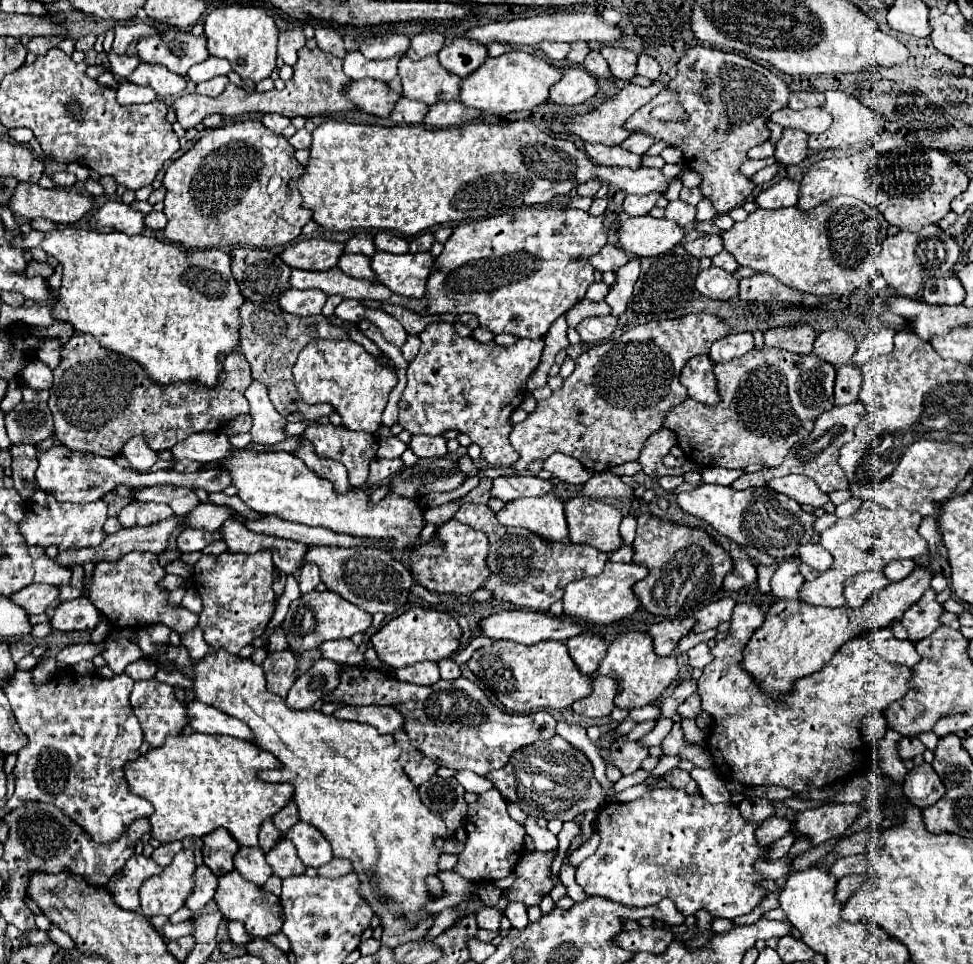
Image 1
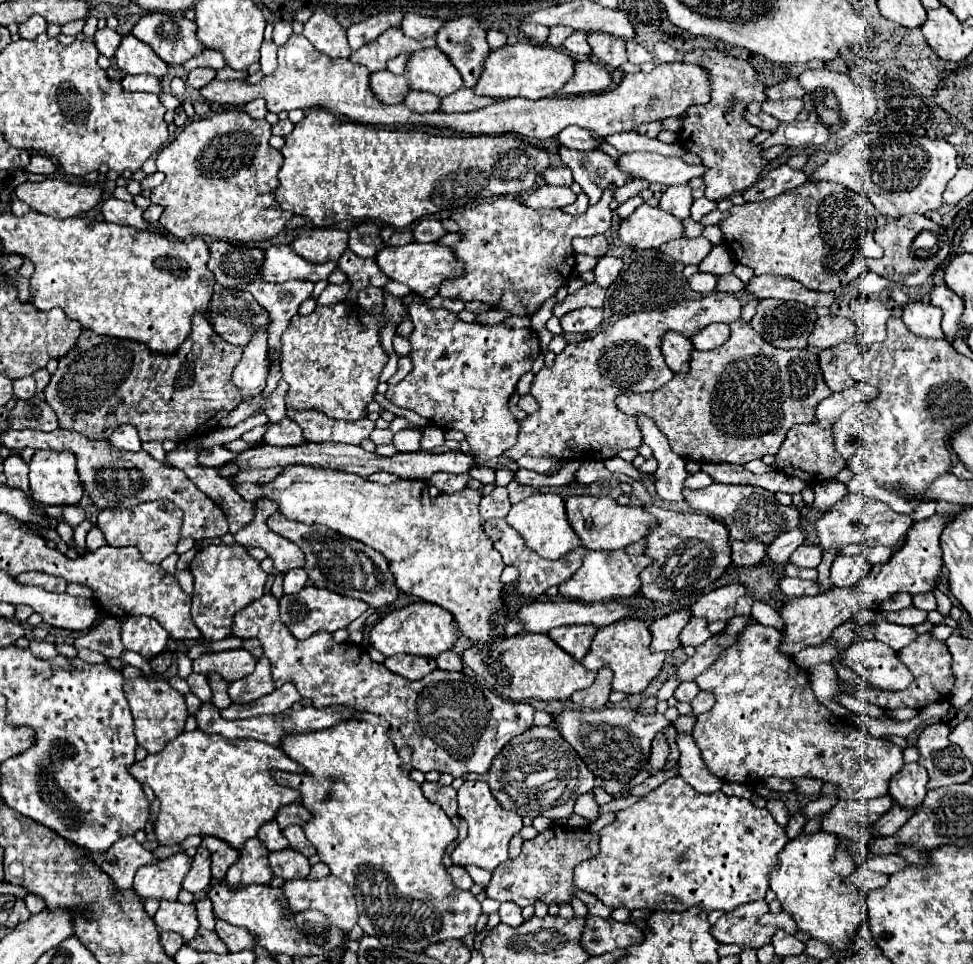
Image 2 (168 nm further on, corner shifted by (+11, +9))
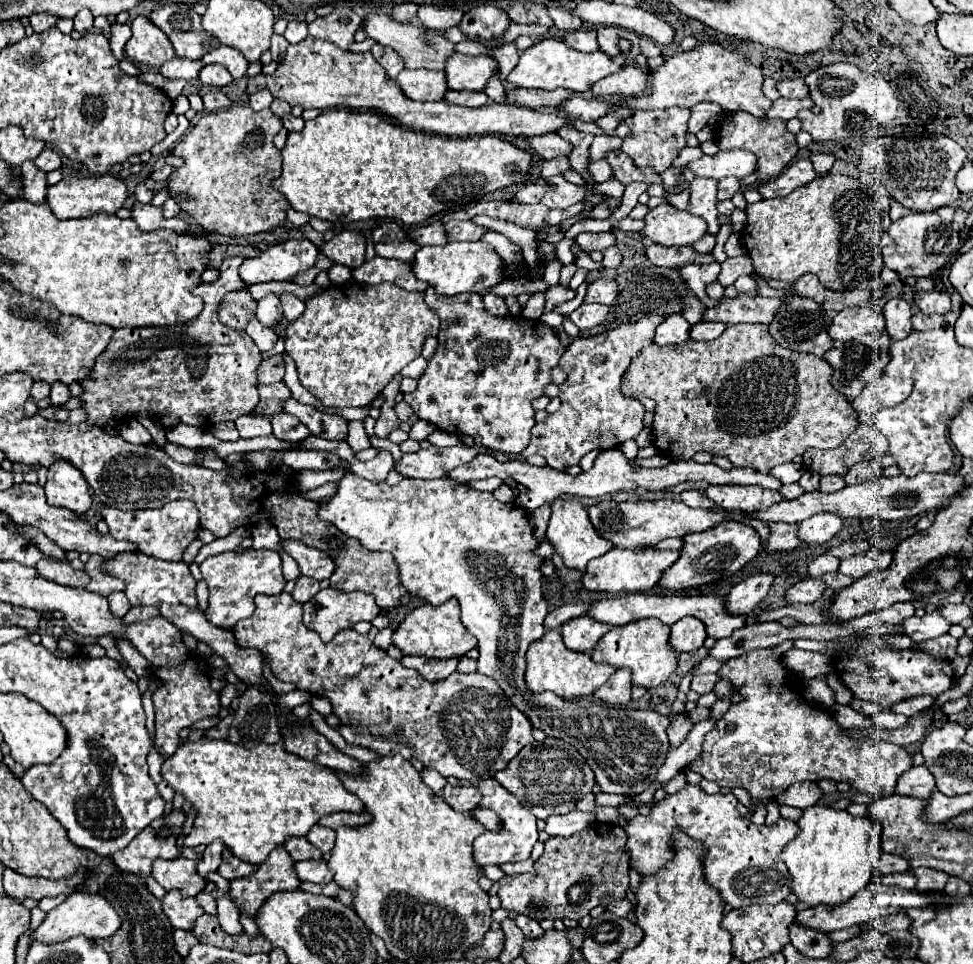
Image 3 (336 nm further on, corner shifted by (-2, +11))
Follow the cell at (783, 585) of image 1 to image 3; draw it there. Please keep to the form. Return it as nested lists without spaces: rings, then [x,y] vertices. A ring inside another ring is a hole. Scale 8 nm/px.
[[[815,514],[809,520],[799,522],[799,538],[805,544],[823,544],[833,538],[843,524],[843,518],[837,514]]]

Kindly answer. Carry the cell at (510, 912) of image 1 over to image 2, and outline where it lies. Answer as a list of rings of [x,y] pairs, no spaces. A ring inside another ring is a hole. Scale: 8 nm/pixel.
[[[500,904],[498,914],[500,914],[500,920],[512,928],[516,928],[524,922],[524,918],[520,914],[520,906],[516,906],[516,904]]]

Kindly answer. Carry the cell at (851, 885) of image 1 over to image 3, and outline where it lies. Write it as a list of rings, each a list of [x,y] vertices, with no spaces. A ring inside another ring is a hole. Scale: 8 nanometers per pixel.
[[[907,872],[880,876],[879,881],[883,882],[883,885],[901,886],[905,890],[913,890],[915,888],[915,878],[911,874],[907,874]]]

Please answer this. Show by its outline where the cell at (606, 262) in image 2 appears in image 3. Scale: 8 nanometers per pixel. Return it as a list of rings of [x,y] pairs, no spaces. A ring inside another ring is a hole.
[[[617,246],[605,250],[603,256],[605,256],[605,258],[603,258],[603,266],[605,266],[605,268],[617,268],[617,266],[621,264],[621,252],[619,252]]]

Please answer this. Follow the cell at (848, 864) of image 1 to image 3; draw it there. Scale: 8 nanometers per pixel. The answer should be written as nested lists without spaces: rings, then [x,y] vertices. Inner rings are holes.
[[[919,866],[919,868],[909,868],[909,872],[917,878],[917,890],[919,892],[935,892],[935,890],[943,890],[945,888],[945,882],[947,882],[947,874],[945,872],[939,872],[939,870],[933,870],[933,868],[925,868],[925,866]]]

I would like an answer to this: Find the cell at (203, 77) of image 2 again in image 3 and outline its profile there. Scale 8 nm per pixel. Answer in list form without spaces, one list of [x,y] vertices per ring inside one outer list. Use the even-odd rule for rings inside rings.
[[[209,64],[209,66],[201,68],[199,80],[205,86],[227,86],[233,78],[231,78],[231,74],[221,64]]]

